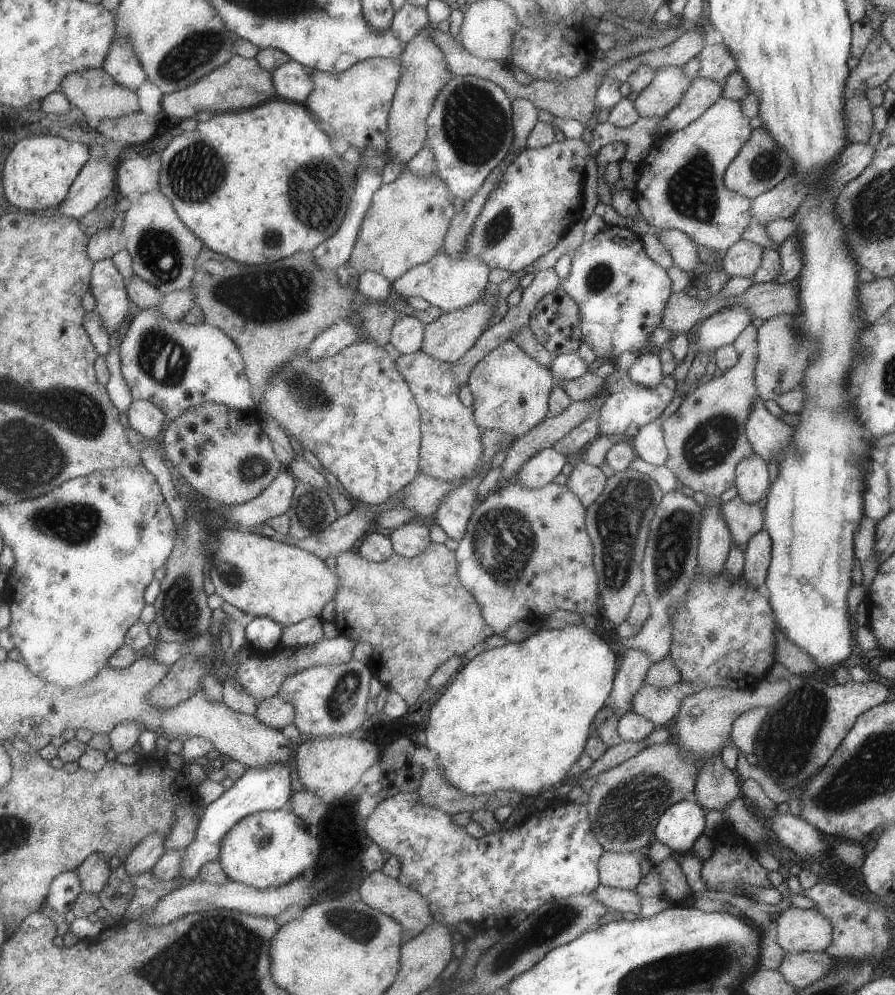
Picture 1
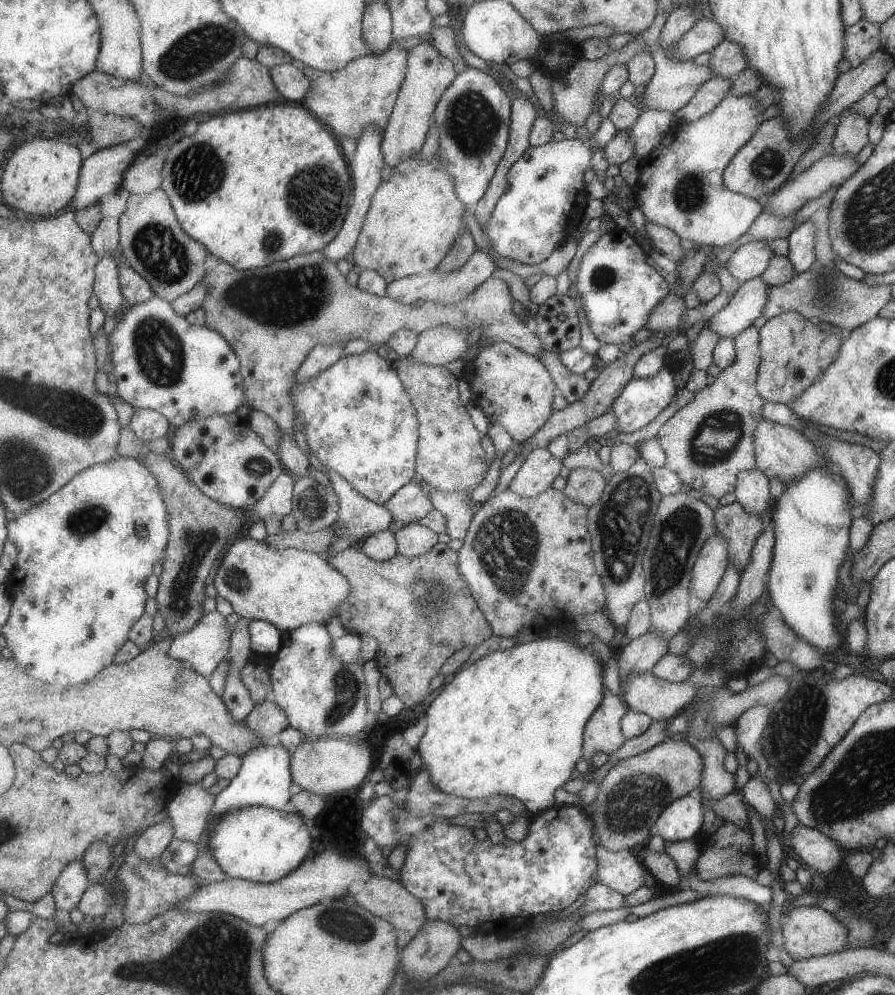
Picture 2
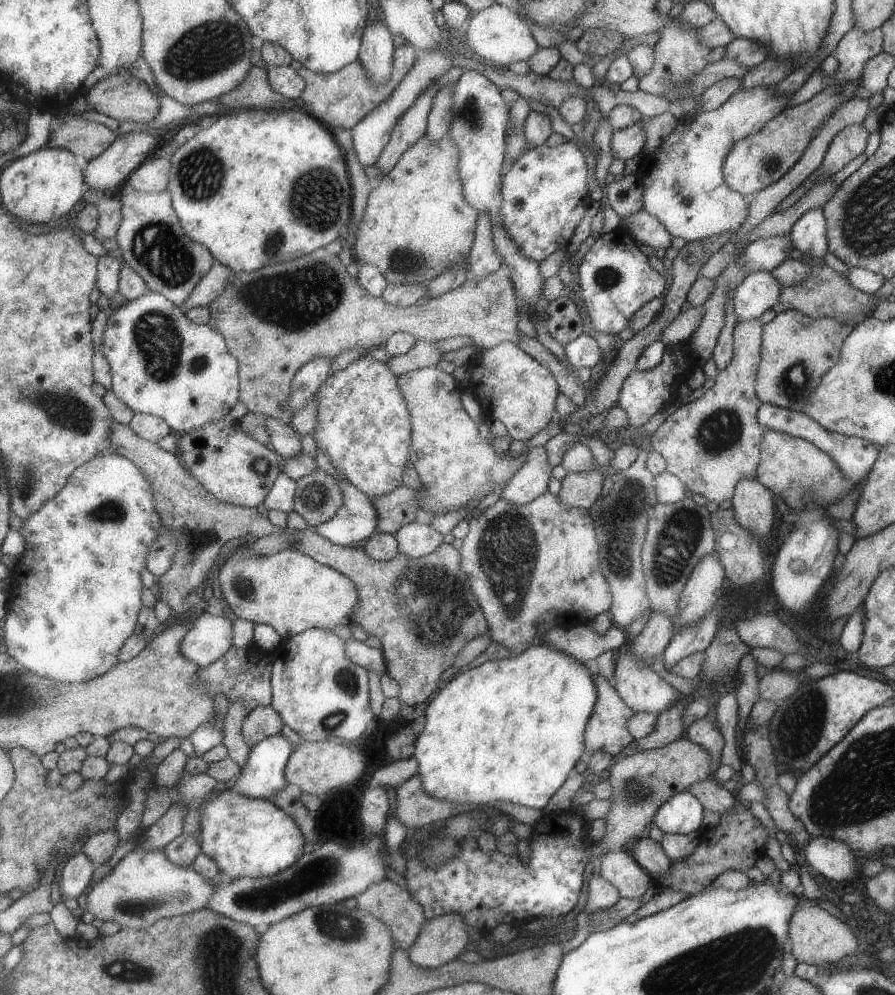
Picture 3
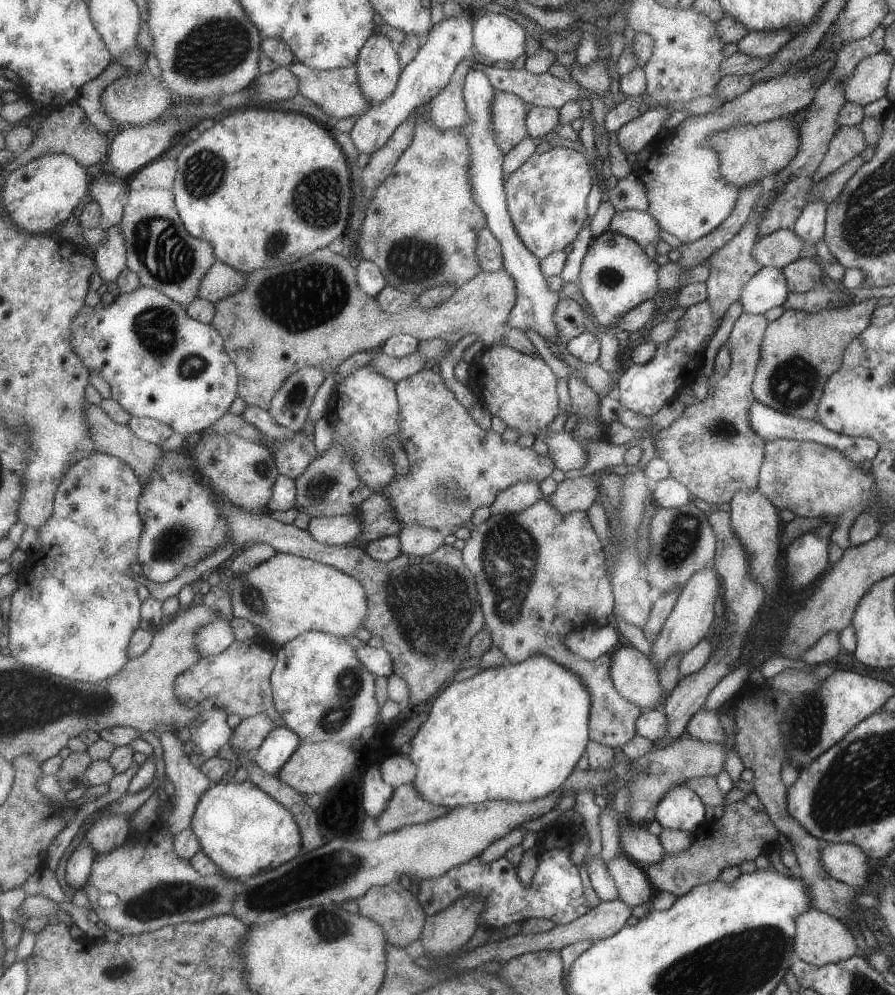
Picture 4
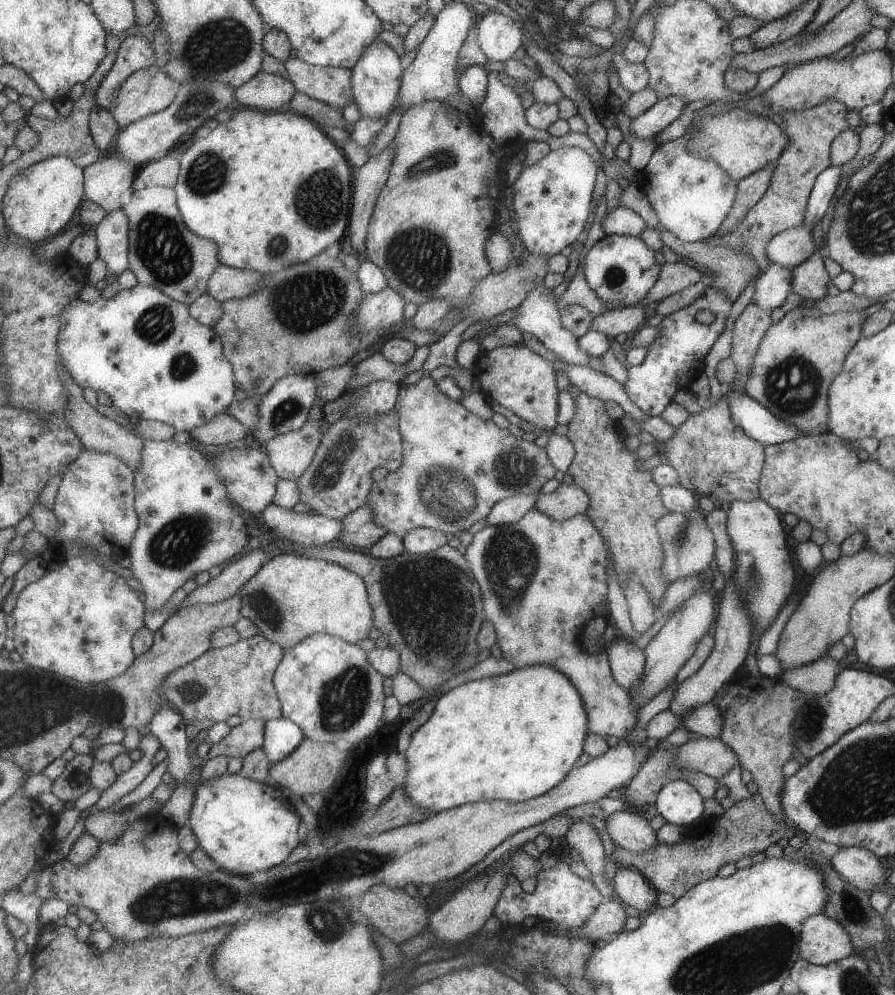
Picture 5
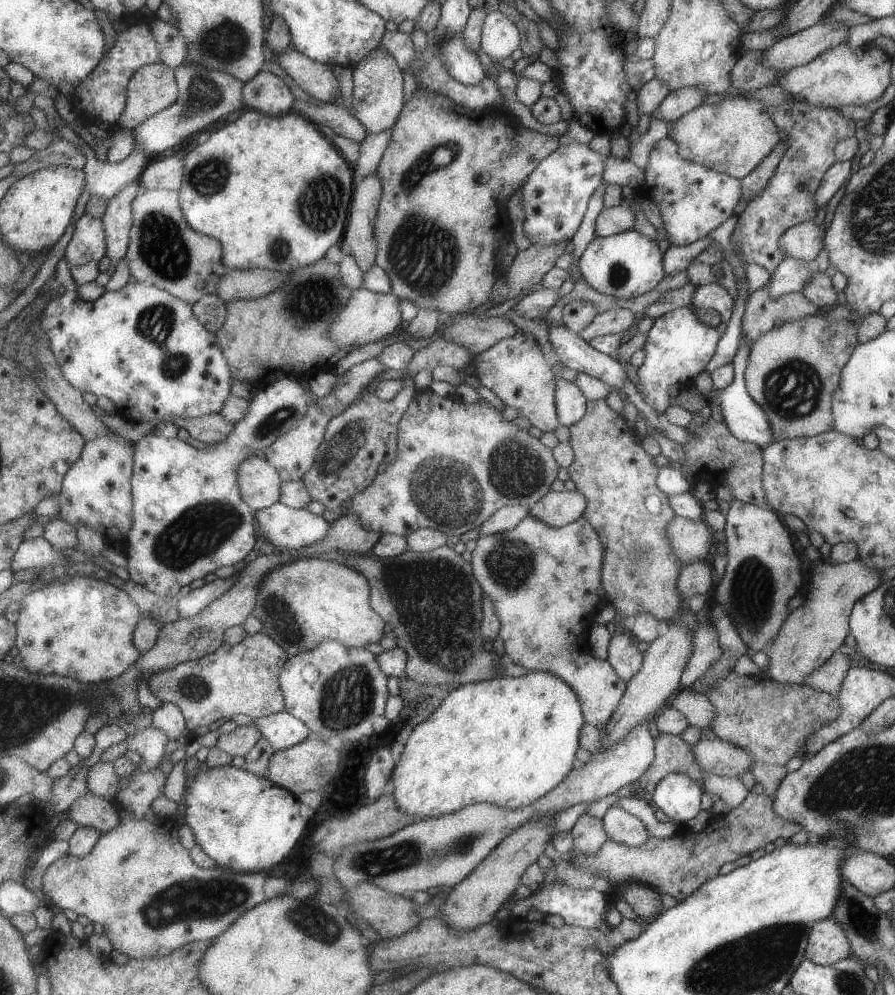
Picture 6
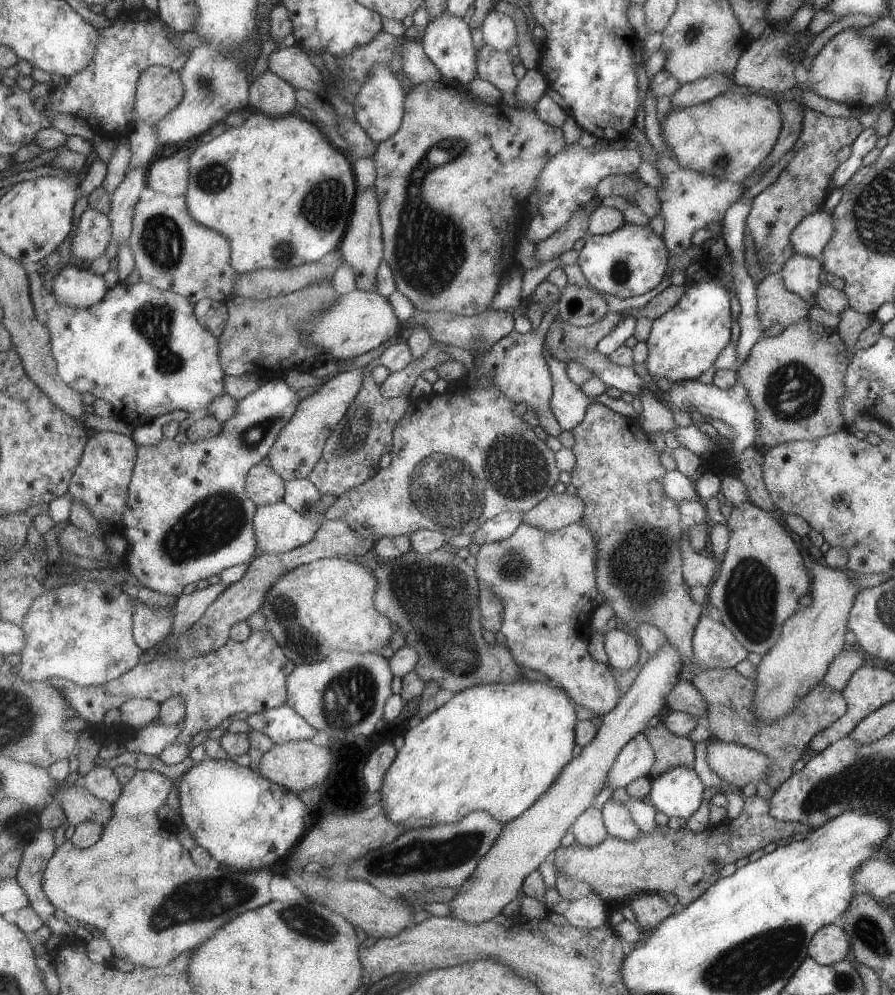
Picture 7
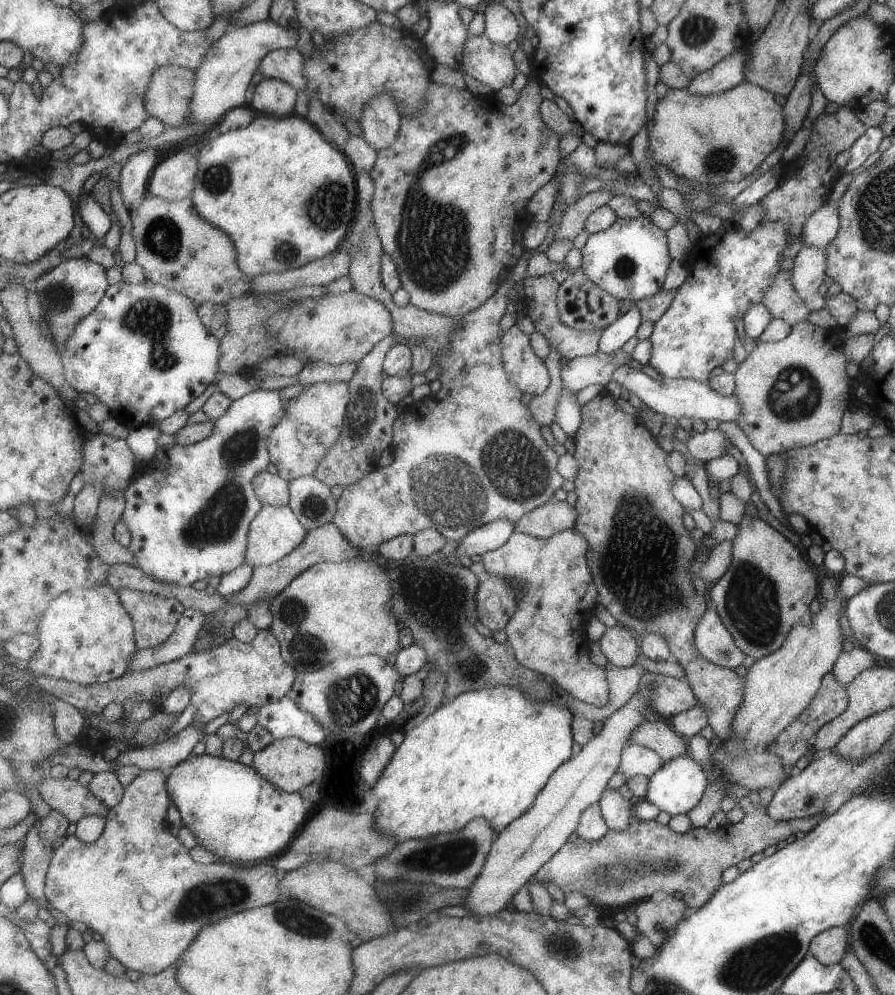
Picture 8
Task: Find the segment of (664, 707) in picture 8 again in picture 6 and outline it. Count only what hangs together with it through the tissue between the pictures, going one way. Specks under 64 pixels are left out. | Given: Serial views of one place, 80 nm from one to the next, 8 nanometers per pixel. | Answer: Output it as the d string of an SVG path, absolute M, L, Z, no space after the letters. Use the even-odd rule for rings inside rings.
M689 687L679 688L668 701L668 705L678 710L691 726L709 729L708 724L715 719L716 710L706 696Z

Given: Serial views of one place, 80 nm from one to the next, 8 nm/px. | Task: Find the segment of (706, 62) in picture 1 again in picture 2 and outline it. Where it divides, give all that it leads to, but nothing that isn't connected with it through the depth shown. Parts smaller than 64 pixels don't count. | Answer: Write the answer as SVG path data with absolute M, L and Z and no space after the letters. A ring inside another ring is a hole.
M723 39L711 49L705 66L709 68L712 77L735 78L747 67L747 60L737 44Z

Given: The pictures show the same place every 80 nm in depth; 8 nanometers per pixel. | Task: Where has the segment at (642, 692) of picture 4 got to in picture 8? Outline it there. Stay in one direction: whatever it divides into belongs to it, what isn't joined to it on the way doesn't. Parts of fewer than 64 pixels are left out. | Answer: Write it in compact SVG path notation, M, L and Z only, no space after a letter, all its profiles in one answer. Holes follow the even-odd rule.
M616 624L606 628L599 645L605 659L615 667L631 667L639 658L638 635Z

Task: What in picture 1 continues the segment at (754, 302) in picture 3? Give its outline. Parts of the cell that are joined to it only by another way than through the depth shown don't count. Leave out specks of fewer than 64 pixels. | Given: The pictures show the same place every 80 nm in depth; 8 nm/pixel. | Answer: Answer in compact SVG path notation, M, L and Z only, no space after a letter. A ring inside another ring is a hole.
M729 306L721 312L711 314L699 324L689 342L693 343L695 355L699 352L712 353L721 346L732 345L739 332L752 322L747 310L741 306Z

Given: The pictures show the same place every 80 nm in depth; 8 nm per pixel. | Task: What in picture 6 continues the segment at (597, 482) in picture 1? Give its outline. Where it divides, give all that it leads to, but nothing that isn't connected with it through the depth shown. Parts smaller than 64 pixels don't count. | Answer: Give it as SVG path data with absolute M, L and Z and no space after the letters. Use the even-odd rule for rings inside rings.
M549 491L528 508L528 515L543 521L546 525L562 527L579 517L587 510L587 501L580 492Z

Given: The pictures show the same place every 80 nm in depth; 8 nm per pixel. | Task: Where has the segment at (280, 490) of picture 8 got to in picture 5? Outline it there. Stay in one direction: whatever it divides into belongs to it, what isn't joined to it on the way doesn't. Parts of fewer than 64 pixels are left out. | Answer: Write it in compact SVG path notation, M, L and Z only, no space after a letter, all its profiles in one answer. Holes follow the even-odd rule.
M251 443L251 448L225 450L221 455L212 459L216 462L218 471L228 484L232 499L241 506L246 513L259 516L276 499L280 476L272 465L264 447Z

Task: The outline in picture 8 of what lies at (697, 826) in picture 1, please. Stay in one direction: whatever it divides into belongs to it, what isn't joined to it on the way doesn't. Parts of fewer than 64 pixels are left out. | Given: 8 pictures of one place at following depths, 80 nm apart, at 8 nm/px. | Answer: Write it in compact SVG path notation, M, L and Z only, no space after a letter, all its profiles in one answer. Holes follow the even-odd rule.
M677 756L670 759L667 764L663 764L654 774L649 776L647 790L645 790L645 800L653 806L657 806L659 811L668 813L673 817L678 814L687 814L700 803L701 794L705 790L705 774L697 762L693 762L689 756Z

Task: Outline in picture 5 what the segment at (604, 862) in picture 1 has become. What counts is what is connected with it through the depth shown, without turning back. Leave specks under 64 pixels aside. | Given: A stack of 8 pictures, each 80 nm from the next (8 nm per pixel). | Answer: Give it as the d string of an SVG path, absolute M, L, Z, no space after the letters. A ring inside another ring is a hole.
M617 867L613 876L615 892L624 905L645 915L645 910L655 904L655 890L648 880L635 869Z

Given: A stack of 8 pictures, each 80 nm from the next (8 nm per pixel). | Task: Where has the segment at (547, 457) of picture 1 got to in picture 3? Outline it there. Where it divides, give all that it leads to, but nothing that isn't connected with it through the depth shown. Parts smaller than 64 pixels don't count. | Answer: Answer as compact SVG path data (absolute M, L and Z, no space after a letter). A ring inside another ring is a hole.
M543 445L530 448L525 455L525 466L503 488L500 498L515 505L524 505L547 490L553 467L547 462Z

